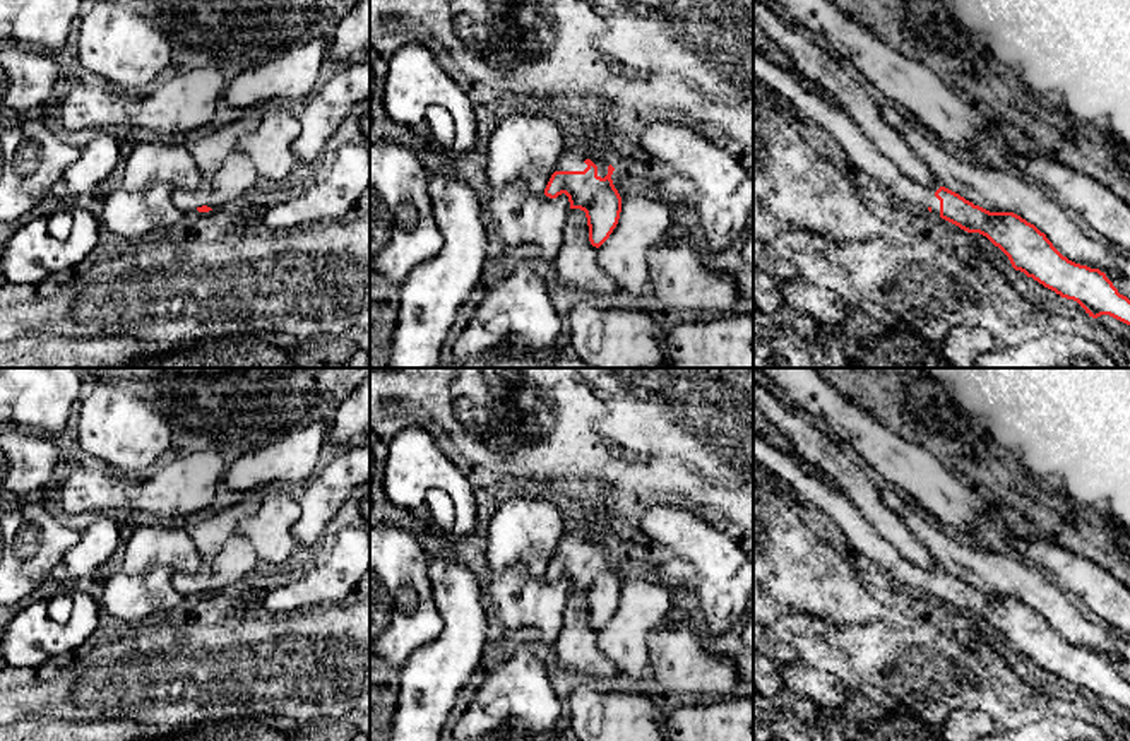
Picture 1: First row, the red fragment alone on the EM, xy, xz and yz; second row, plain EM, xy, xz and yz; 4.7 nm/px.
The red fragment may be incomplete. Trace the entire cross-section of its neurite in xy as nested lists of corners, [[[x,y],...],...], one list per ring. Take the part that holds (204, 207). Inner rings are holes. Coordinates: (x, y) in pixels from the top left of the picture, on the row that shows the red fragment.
[[[235,149],[224,164],[211,176],[205,176],[195,190],[173,190],[173,204],[185,212],[209,212],[231,209],[260,180],[253,161],[240,149]]]

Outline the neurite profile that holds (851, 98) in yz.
[[[753,0],[753,24],[791,60],[803,77],[820,89],[832,92],[837,106],[878,152],[921,185],[942,187],[925,159],[885,120],[882,108],[842,68],[841,62],[829,50],[820,50],[808,43],[760,0]]]

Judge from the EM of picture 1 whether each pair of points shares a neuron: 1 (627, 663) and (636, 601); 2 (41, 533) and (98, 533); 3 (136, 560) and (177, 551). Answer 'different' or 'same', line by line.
1: same
2: different
3: same

